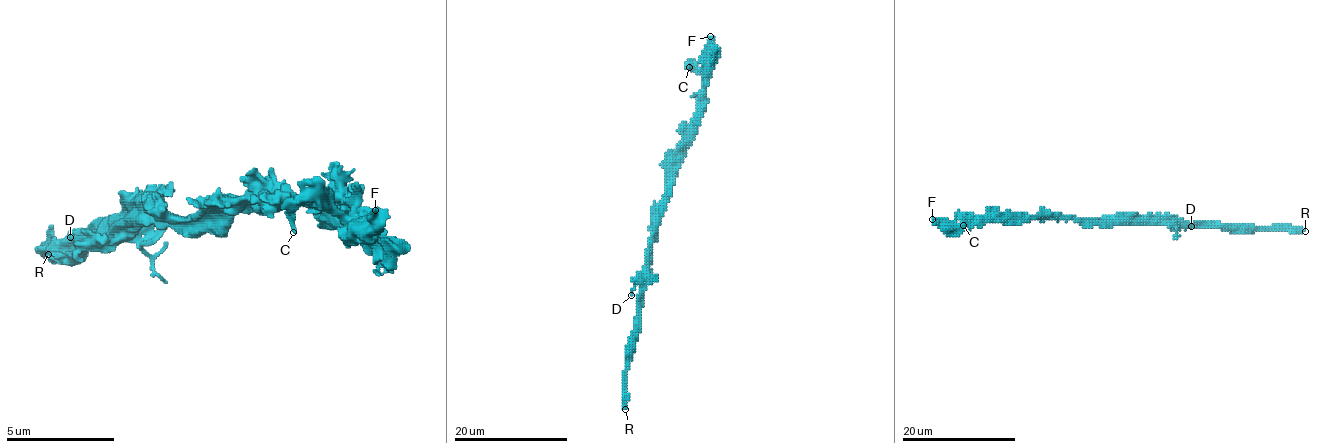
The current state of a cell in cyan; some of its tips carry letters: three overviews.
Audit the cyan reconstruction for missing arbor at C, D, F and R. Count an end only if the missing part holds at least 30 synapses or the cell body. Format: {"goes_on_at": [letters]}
{"goes_on_at": ["R"]}

